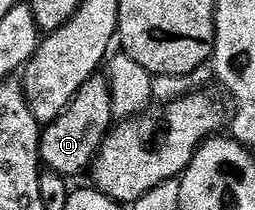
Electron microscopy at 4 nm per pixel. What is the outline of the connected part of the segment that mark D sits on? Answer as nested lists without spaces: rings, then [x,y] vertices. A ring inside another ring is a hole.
[[[102,75],[91,77],[77,91],[64,113],[42,130],[39,139],[40,162],[50,172],[60,173],[68,179],[74,178],[74,173],[79,173],[82,169],[90,170],[116,120],[114,102],[110,80]]]

